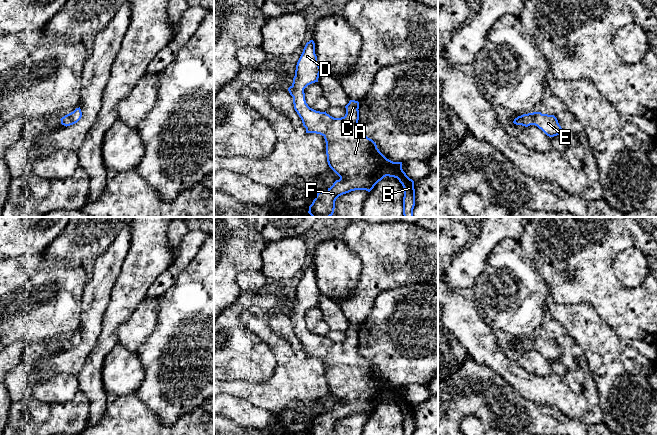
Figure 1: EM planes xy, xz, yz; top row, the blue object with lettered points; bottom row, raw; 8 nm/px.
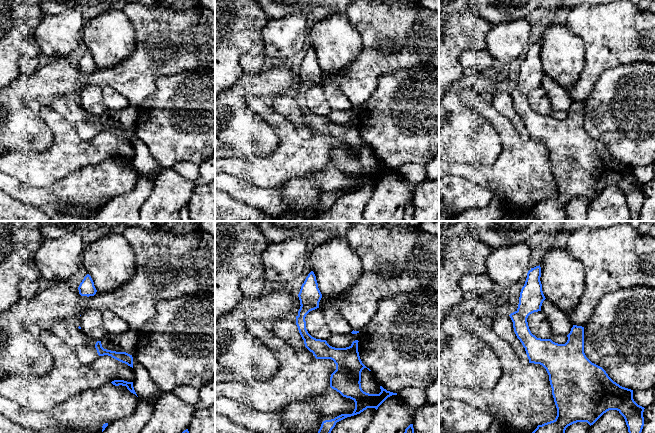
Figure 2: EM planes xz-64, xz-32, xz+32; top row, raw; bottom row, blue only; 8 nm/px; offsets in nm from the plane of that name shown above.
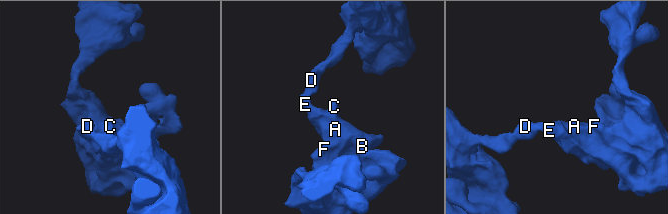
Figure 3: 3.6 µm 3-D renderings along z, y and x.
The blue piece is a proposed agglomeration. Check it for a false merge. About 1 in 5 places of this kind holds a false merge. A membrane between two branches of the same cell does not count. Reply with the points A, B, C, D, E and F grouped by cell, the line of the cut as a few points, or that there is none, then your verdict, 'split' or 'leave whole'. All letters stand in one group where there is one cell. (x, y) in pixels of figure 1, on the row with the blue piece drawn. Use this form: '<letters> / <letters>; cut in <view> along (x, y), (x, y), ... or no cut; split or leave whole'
A B C D E F; no cut; leave whole

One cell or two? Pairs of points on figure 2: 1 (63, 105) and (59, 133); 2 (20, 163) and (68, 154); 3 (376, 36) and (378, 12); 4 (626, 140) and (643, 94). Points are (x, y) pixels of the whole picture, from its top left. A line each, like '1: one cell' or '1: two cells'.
1: two cells
2: one cell
3: one cell
4: one cell

